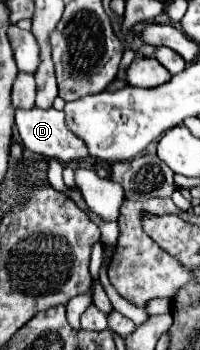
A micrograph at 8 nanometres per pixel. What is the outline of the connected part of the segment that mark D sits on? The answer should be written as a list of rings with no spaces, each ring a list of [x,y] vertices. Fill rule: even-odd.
[[[30,109],[30,111],[16,111],[16,127],[22,139],[22,145],[26,149],[30,149],[32,153],[42,155],[44,159],[56,159],[60,163],[70,163],[70,161],[80,161],[90,157],[88,155],[88,147],[86,143],[76,137],[64,123],[64,111],[56,111],[56,109]]]

